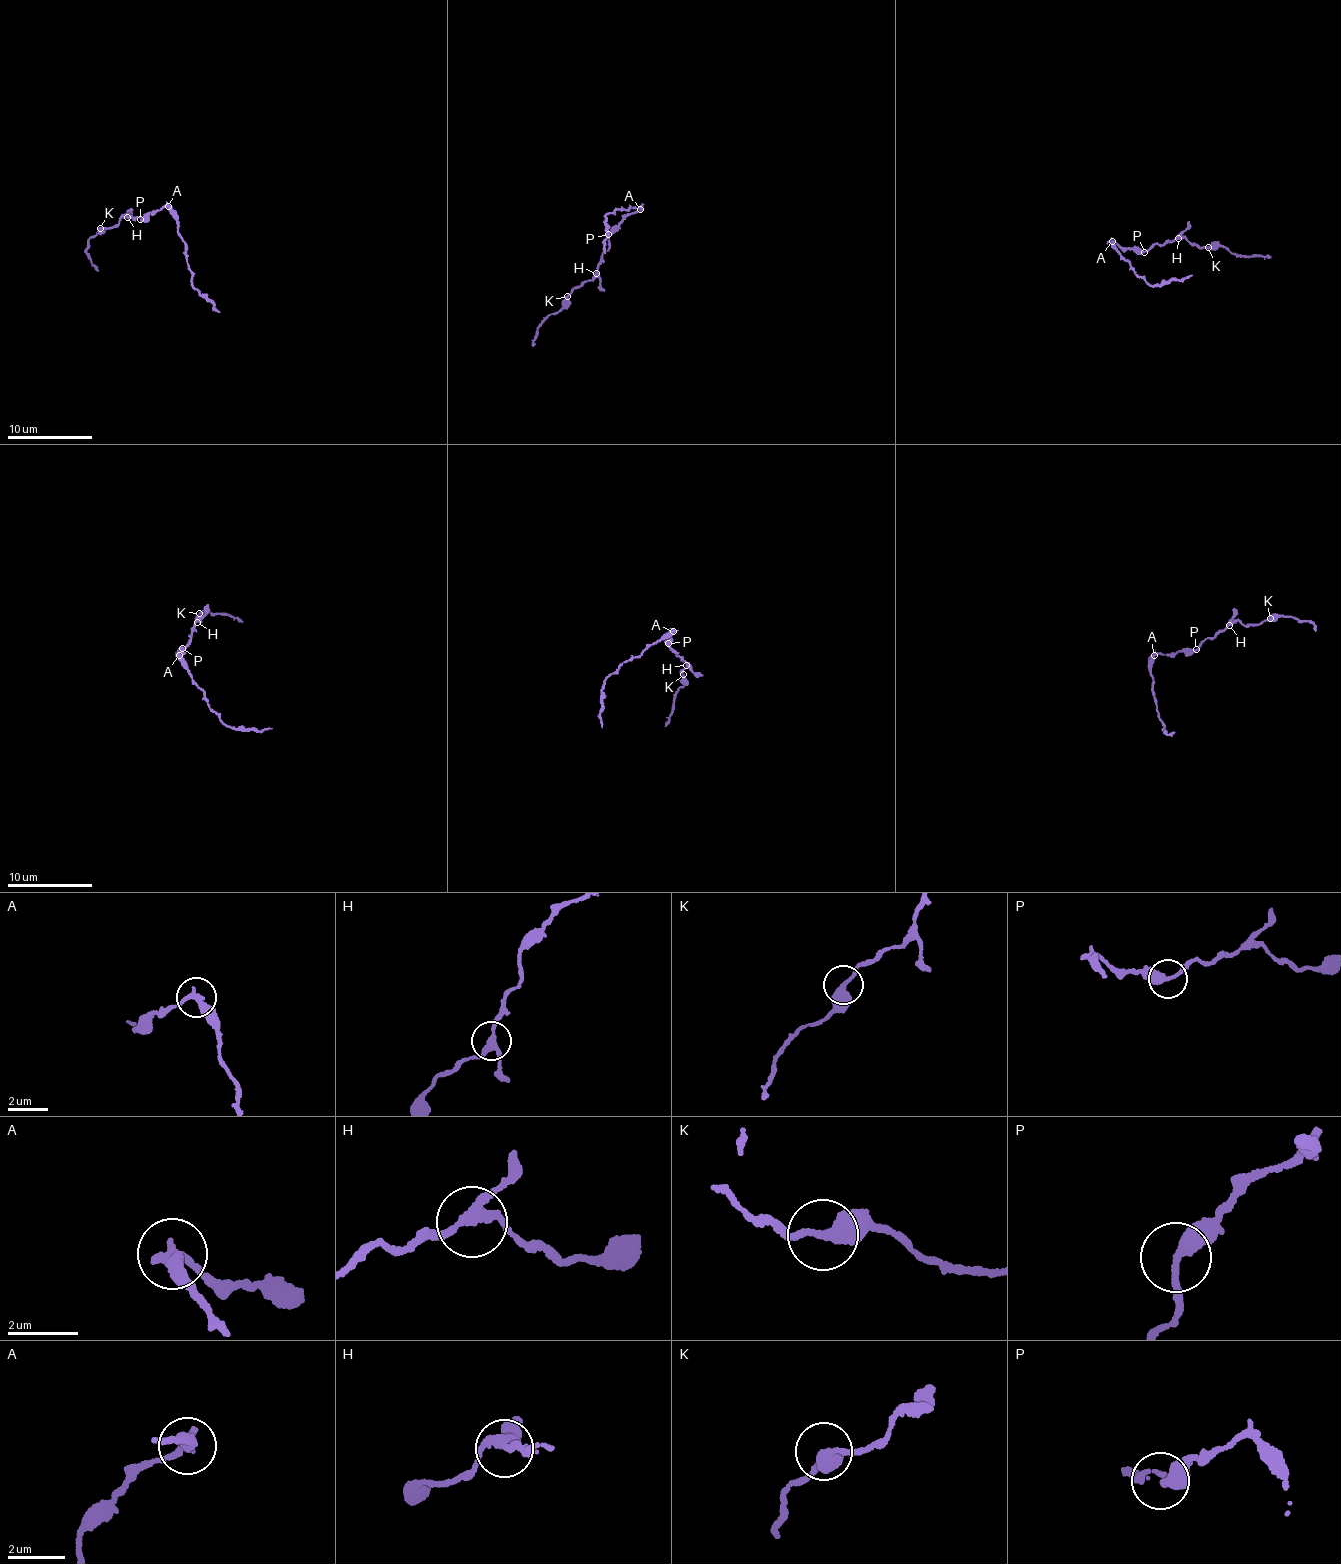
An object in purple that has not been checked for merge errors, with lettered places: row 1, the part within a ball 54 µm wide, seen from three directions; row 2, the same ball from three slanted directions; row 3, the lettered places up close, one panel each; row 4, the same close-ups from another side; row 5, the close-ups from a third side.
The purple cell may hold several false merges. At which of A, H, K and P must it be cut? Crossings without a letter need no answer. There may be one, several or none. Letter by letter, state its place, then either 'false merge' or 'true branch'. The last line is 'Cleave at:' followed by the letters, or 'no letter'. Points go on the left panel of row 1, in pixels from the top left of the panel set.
A: place (168, 206); false merge
H: place (127, 217); true branch
K: place (100, 228); true branch
P: place (140, 219); true branch
Cleave at: A

